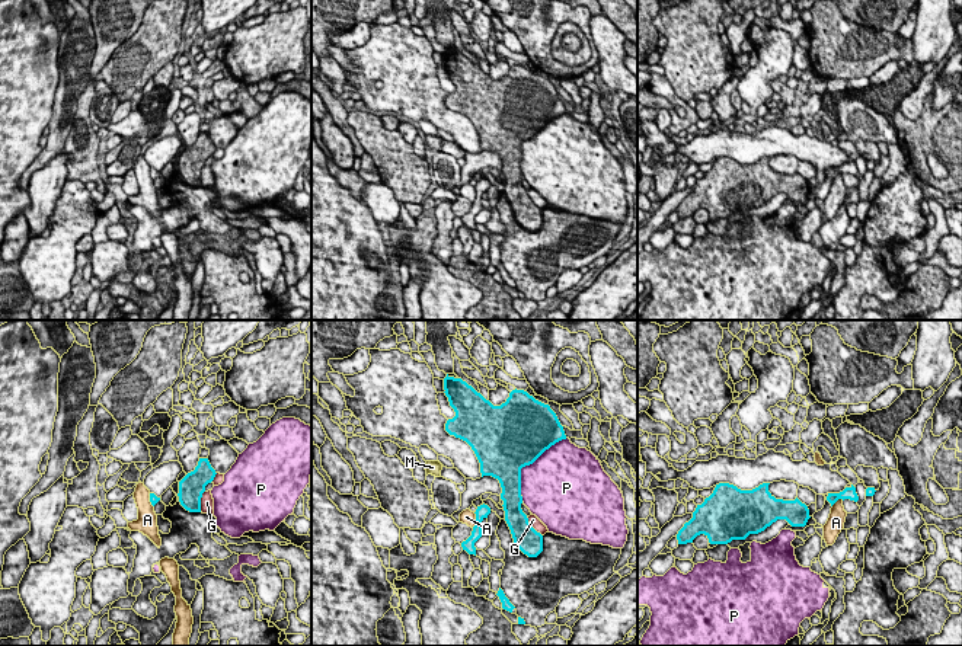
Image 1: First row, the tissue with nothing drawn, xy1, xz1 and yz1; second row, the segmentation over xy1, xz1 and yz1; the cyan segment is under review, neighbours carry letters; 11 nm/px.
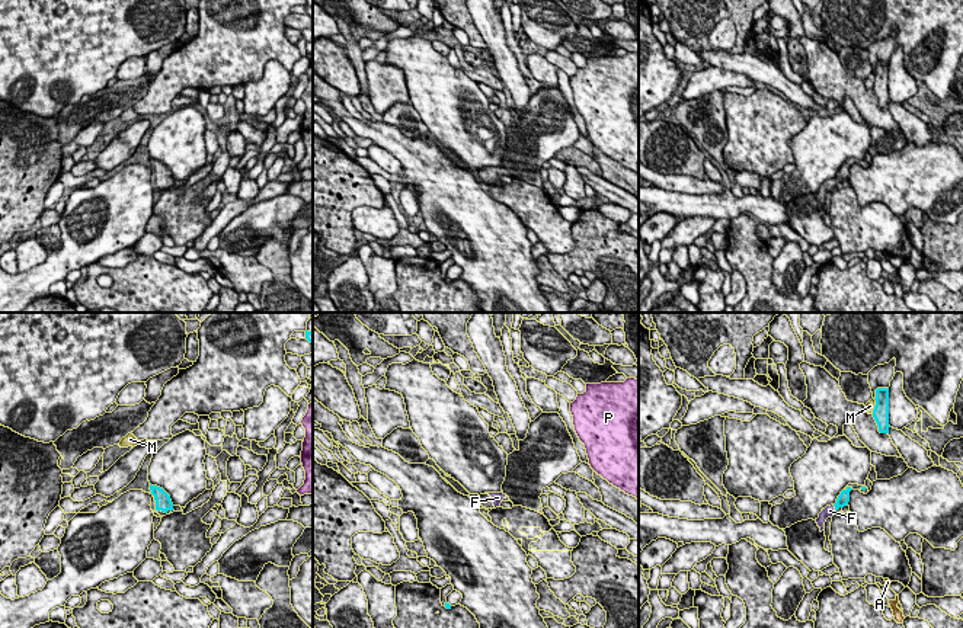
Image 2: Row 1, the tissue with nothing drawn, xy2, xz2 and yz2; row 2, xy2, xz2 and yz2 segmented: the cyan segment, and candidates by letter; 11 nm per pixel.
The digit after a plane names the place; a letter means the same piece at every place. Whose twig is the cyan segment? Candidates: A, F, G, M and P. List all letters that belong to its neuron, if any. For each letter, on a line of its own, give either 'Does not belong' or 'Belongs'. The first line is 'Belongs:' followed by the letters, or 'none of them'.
Belongs: F
A: Does not belong
F: Belongs
G: Does not belong
M: Does not belong
P: Does not belong

